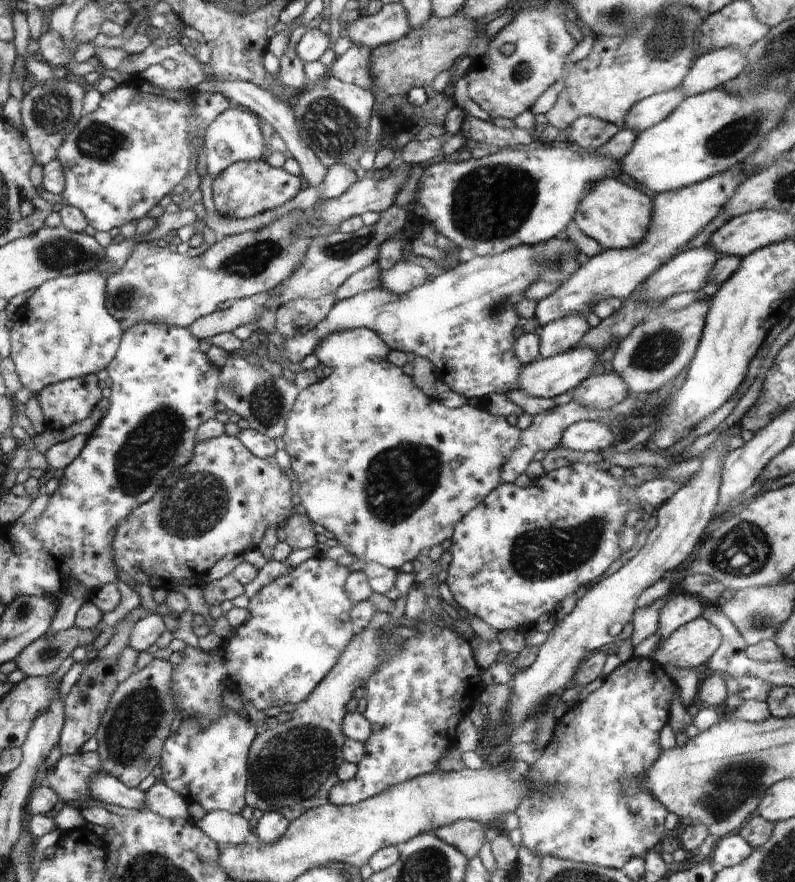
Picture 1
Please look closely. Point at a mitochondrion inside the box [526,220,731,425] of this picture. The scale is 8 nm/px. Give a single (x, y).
(659, 348)

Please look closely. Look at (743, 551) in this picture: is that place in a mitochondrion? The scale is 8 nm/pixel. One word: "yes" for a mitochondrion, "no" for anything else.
yes

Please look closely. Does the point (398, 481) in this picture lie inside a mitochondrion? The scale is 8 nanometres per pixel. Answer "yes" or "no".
yes

